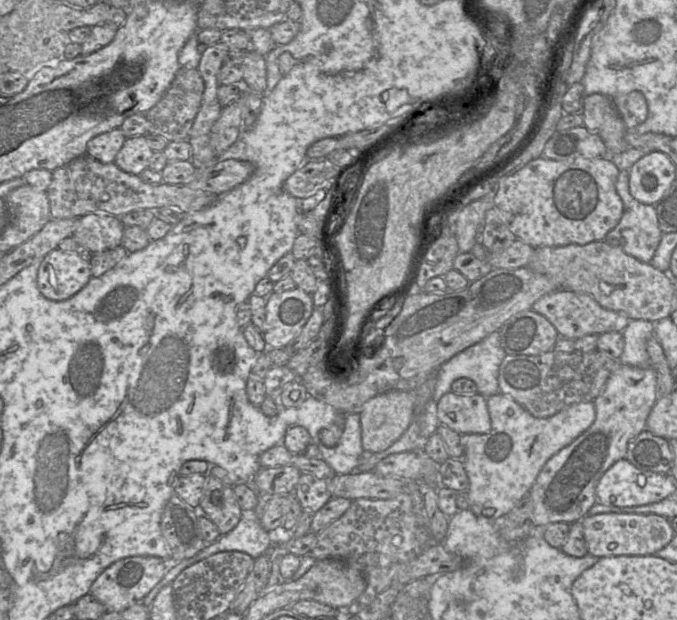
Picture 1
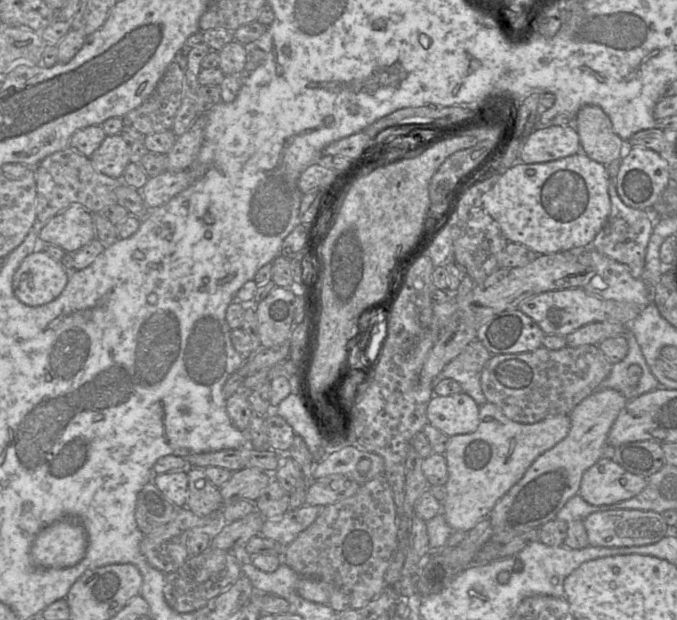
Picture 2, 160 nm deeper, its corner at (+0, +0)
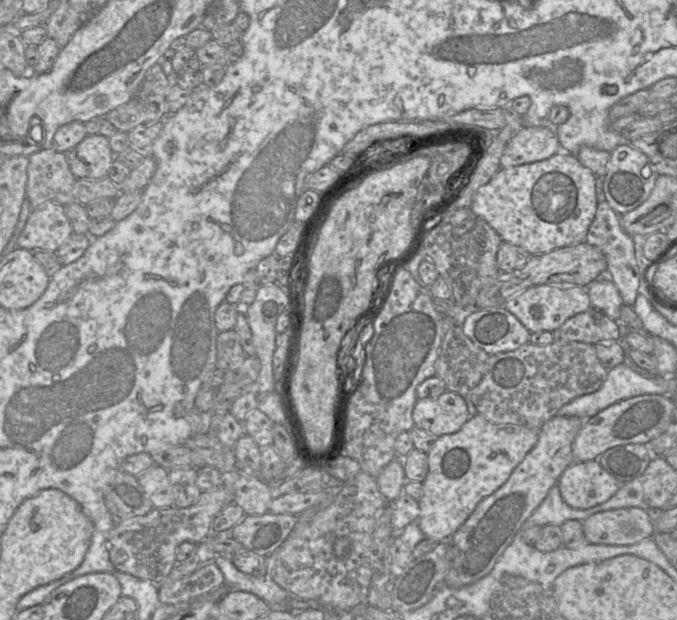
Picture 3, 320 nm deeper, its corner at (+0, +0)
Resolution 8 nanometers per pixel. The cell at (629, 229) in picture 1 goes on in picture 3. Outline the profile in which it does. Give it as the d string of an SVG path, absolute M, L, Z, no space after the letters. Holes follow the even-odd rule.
M605 199L597 206L595 217L590 224L586 243L597 247L607 261L606 275L617 287L623 304L633 306L640 287L640 268L635 256L633 237L626 233L620 224L621 215L614 211Z

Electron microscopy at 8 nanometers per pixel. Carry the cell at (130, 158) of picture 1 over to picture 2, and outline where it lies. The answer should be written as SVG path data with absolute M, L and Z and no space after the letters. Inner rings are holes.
M120 134L106 135L89 158L99 172L119 178L130 163L130 144Z

